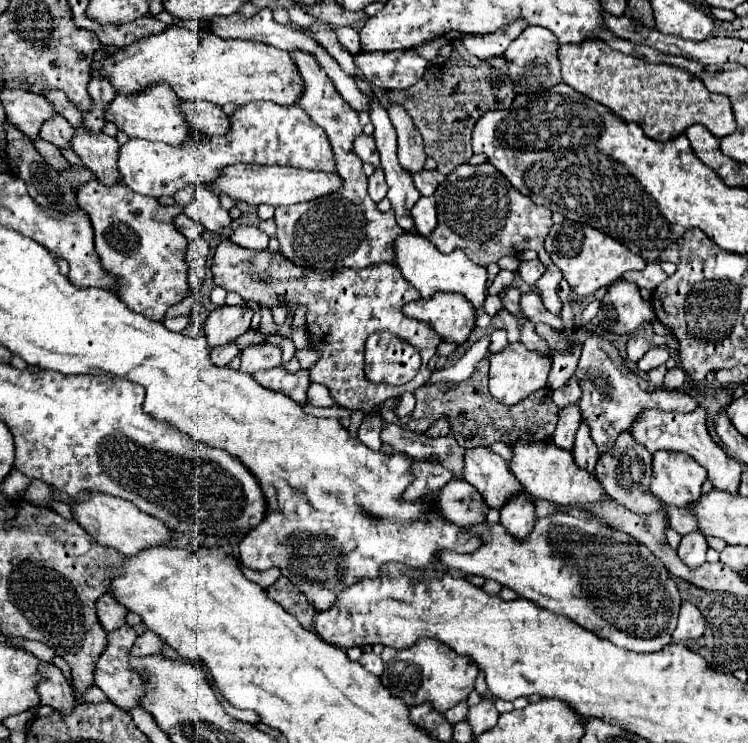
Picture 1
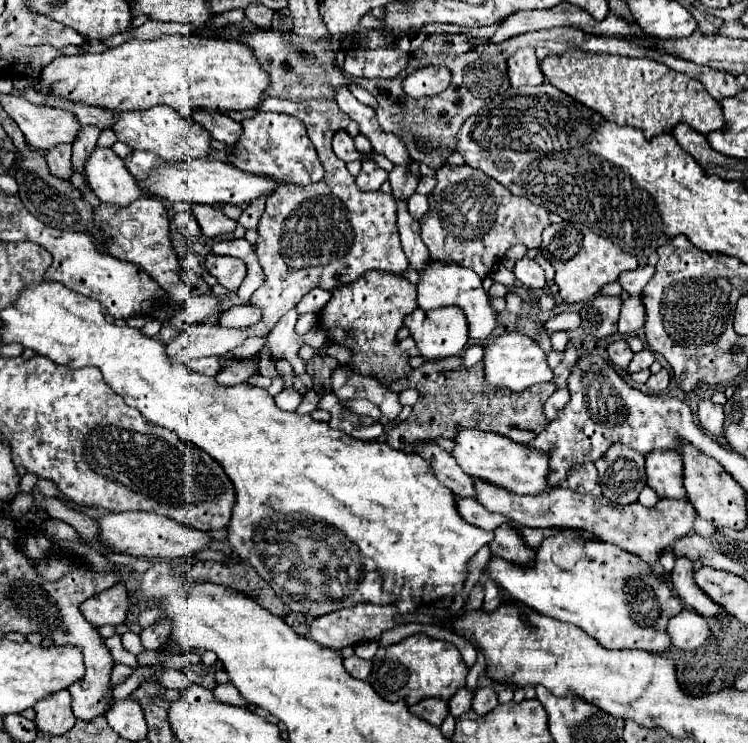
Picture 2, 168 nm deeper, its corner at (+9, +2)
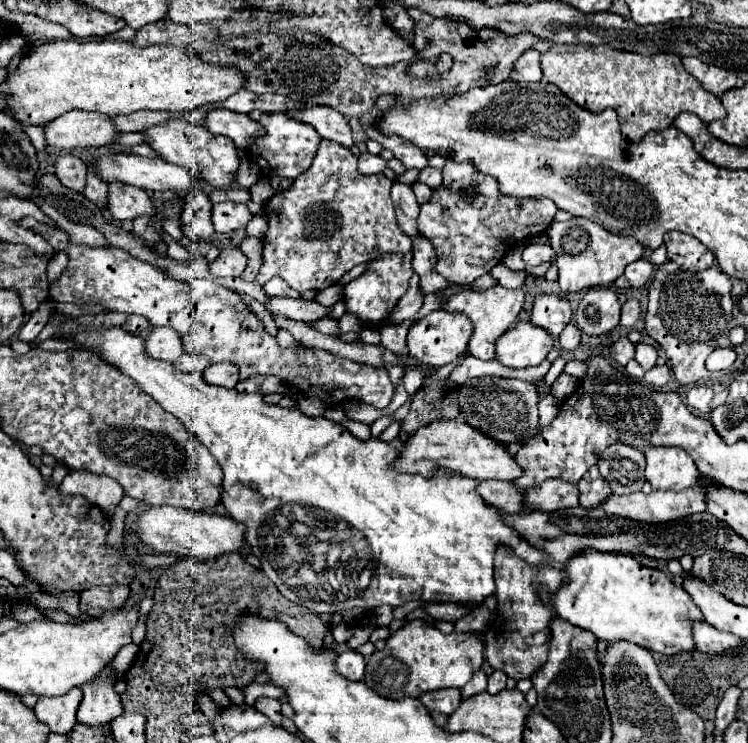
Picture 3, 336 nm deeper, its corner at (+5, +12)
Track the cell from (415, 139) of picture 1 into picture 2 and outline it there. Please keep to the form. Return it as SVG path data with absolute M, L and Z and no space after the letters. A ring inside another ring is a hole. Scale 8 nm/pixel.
M395 166L389 174L389 182L391 182L391 194L395 202L407 200L415 192L415 186L417 186L417 180L413 178L407 166Z

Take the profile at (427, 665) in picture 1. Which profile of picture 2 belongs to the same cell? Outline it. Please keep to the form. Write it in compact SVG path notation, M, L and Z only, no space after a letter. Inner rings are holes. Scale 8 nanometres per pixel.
M413 634L389 646L383 660L373 662L369 684L381 698L389 702L405 700L411 706L425 698L449 700L461 686L465 686L467 672L467 664L463 662L459 650L451 642L435 640L425 634Z

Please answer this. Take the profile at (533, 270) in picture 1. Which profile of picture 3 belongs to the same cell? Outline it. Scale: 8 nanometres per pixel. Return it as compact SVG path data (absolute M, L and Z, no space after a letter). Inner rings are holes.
M529 244L523 250L523 262L527 266L539 266L547 260L553 260L553 248L549 244Z

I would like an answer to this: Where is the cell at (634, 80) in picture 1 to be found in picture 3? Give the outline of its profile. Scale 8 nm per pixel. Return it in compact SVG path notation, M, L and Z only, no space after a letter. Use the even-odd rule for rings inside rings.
M553 44L541 54L543 78L561 88L571 100L589 112L615 108L621 122L621 134L629 142L639 142L651 130L665 130L681 112L693 112L703 122L725 118L721 100L707 92L701 82L685 72L681 58L673 54L643 56L615 50L607 44Z

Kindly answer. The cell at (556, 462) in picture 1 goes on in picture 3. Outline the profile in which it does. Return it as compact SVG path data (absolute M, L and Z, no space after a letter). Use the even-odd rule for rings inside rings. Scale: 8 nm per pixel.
M435 420L429 426L419 428L413 436L409 436L393 468L409 474L417 472L421 476L431 476L435 468L449 468L473 480L495 478L513 482L517 476L521 476L521 466L509 454L505 444L477 432L477 428L465 424L463 420Z

